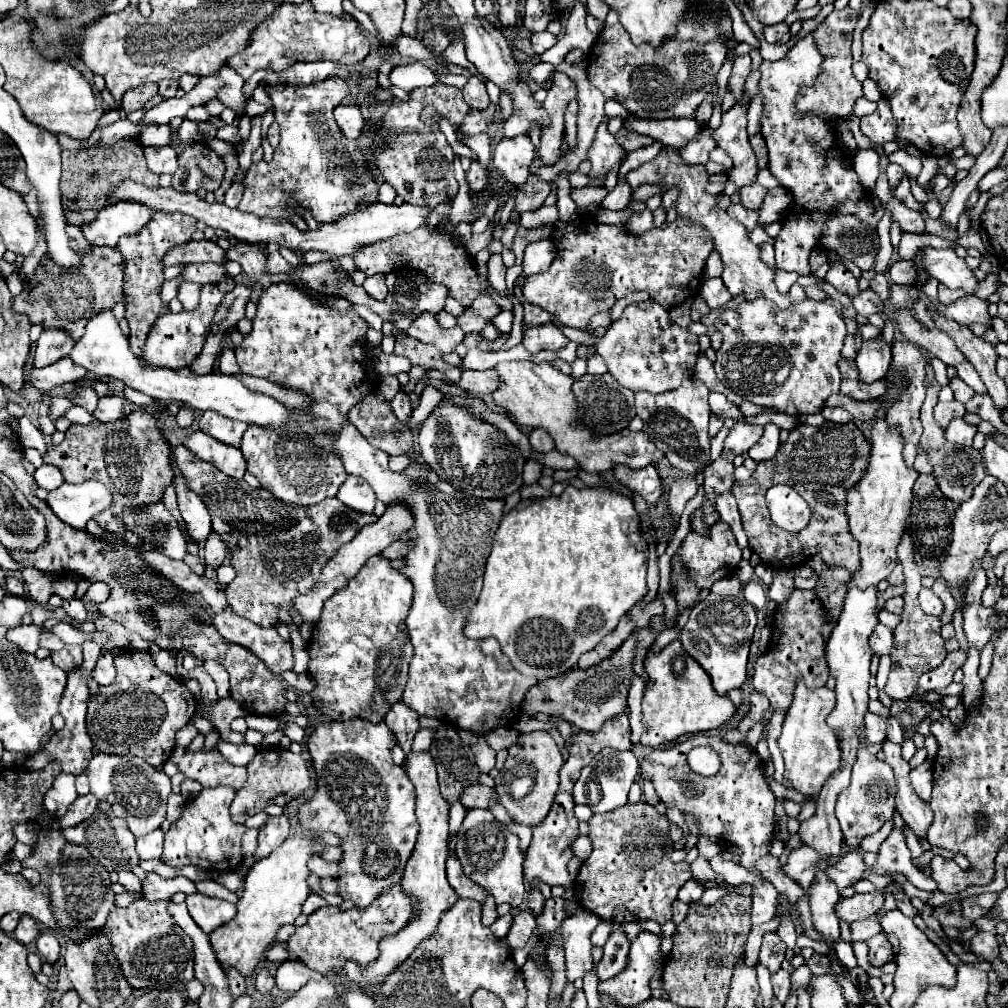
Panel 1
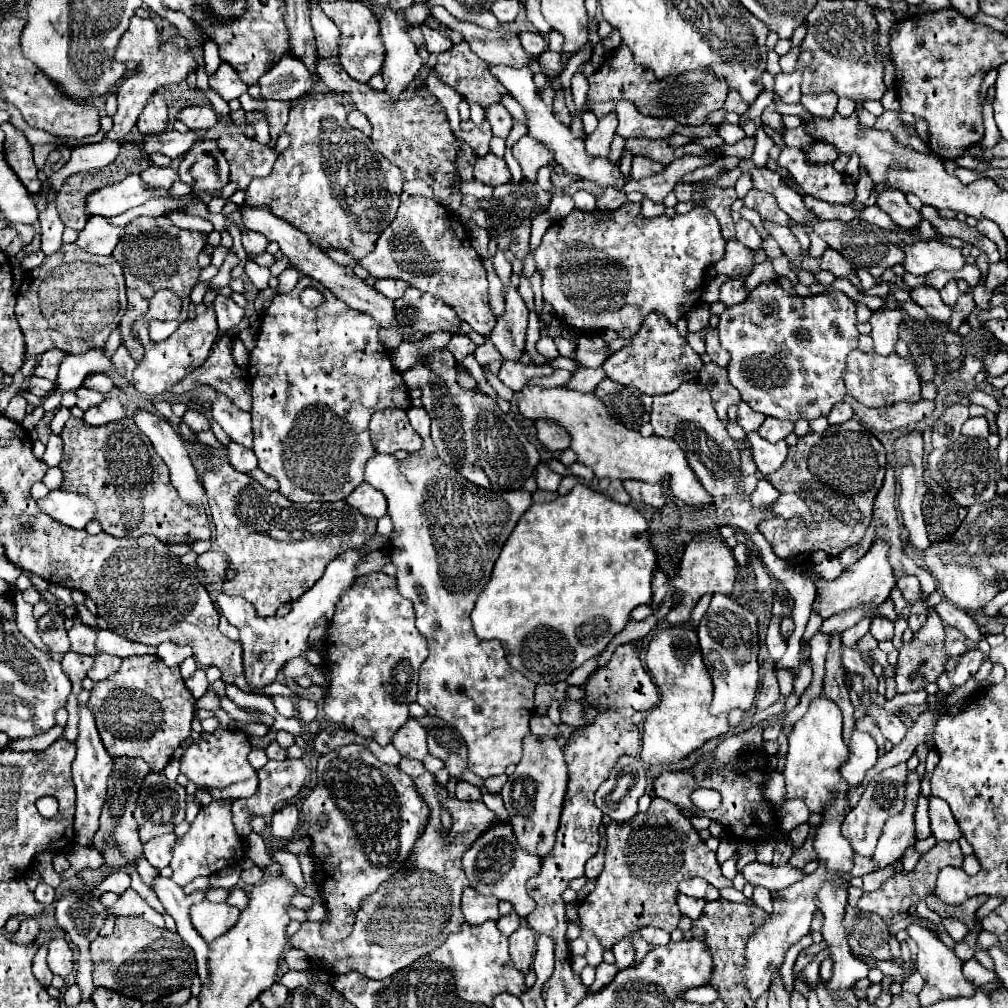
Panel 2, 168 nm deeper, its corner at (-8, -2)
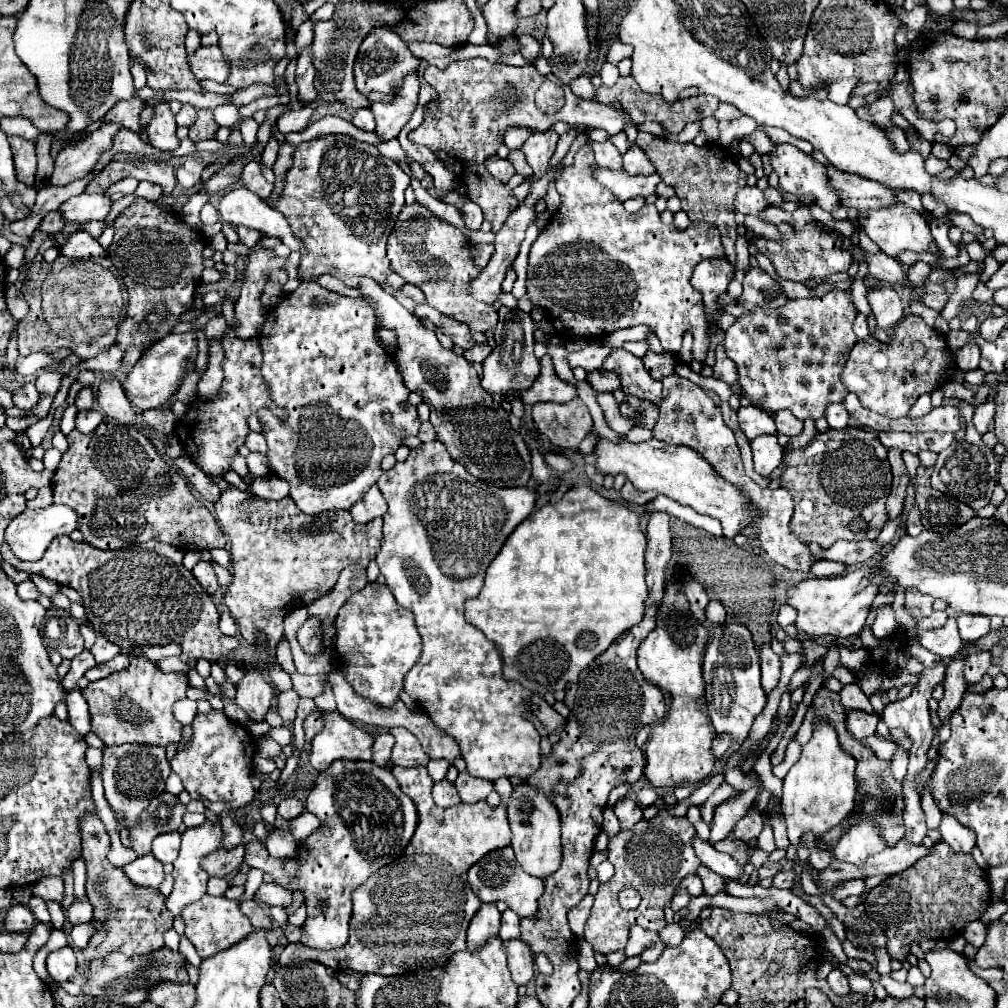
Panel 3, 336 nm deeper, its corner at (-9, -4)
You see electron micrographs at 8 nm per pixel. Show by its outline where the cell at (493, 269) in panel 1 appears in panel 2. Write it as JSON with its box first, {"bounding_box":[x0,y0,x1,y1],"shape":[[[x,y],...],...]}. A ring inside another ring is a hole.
{"bounding_box":[491,285,529,361],"shape":[[[509,285],[505,297],[505,313],[497,317],[497,325],[491,331],[491,341],[505,361],[519,361],[525,351],[525,331],[527,331],[529,311],[521,295]]]}

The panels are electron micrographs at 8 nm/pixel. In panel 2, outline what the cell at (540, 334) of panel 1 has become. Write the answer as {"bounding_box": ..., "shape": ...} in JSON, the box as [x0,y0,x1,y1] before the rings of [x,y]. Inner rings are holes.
{"bounding_box":[577,335,609,367],"shape":[[[581,335],[577,343],[577,359],[583,367],[601,367],[609,357],[609,347],[601,337]]]}

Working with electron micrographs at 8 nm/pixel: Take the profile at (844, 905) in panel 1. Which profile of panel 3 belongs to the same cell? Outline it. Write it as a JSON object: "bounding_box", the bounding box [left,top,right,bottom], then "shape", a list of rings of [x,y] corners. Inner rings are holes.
{"bounding_box":[864,841,990,961],"shape":[[[938,841],[928,857],[922,857],[906,871],[892,875],[892,883],[874,887],[864,901],[868,916],[884,927],[888,939],[886,949],[892,959],[904,961],[910,943],[924,937],[950,939],[958,935],[966,923],[980,919],[990,901],[990,883],[986,871],[968,853],[956,853],[944,841]]]}

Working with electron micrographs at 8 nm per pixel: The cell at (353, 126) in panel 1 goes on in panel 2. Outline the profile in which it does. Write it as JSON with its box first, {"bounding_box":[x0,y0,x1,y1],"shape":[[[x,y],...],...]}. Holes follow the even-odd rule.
{"bounding_box":[347,109,373,135],"shape":[[[353,109],[351,113],[349,113],[349,117],[347,117],[347,121],[355,127],[355,129],[359,129],[359,131],[363,131],[365,135],[371,135],[371,131],[373,131],[373,127],[371,127],[371,123],[369,123],[369,119],[361,113],[361,111],[357,111],[357,109]]]}

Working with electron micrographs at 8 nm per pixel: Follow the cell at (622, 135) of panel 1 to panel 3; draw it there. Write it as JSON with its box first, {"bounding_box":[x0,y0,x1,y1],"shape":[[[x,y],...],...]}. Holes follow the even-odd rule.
{"bounding_box":[638,131,746,265],"shape":[[[642,131],[638,133],[638,147],[650,157],[662,181],[674,187],[676,195],[682,201],[682,209],[688,213],[688,217],[700,219],[704,223],[710,221],[714,227],[718,227],[726,259],[734,265],[736,263],[734,241],[738,233],[732,203],[736,193],[746,185],[746,175],[738,169],[732,151],[716,143],[706,143],[702,147],[696,147],[694,143],[672,143],[668,139],[660,139]]]}

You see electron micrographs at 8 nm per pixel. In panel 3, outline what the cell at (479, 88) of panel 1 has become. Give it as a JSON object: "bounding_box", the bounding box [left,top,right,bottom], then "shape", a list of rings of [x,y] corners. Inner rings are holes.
{"bounding_box":[504,127,532,149],"shape":[[[508,127],[504,131],[504,145],[510,147],[510,149],[520,149],[522,143],[532,135],[530,129],[524,129],[524,127]]]}

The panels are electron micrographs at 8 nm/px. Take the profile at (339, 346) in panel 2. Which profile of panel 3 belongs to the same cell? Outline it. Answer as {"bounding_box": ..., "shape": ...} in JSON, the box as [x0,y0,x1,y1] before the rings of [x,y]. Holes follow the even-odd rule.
{"bounding_box":[258,281,420,513],"shape":[[[302,281],[298,289],[284,295],[282,301],[266,315],[262,333],[262,377],[268,387],[272,403],[286,411],[286,417],[276,417],[270,409],[260,409],[258,419],[262,423],[262,435],[268,443],[268,467],[270,471],[288,481],[290,497],[304,513],[322,513],[330,509],[350,509],[382,475],[380,461],[388,453],[396,453],[400,437],[418,435],[420,419],[416,407],[408,405],[408,387],[394,365],[394,360],[384,351],[376,339],[376,319],[370,305],[364,299],[352,299],[320,287],[316,281]],[[312,297],[328,301],[328,307],[312,309]],[[382,413],[392,415],[392,423],[384,423]],[[348,439],[348,447],[342,443]],[[340,455],[362,455],[362,467],[356,473],[334,471],[334,459]],[[318,463],[318,465],[316,465]],[[332,465],[332,467],[330,467]]]}

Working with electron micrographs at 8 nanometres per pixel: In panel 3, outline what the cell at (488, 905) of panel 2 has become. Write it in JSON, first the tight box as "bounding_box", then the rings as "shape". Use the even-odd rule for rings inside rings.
{"bounding_box":[468,903,500,951],"shape":[[[492,903],[480,905],[478,913],[474,913],[470,927],[468,927],[468,949],[474,951],[476,947],[482,947],[486,939],[498,935],[500,929],[500,911]]]}

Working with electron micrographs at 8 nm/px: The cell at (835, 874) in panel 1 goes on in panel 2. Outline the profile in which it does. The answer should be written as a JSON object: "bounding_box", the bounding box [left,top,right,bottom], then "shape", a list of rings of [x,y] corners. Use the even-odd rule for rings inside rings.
{"bounding_box":[875,771,921,867],"shape":[[[909,771],[905,781],[905,807],[899,815],[893,815],[887,819],[883,833],[879,837],[877,849],[875,849],[875,861],[879,867],[887,867],[889,863],[897,861],[907,847],[915,845],[915,809],[921,789],[921,775],[917,771]]]}

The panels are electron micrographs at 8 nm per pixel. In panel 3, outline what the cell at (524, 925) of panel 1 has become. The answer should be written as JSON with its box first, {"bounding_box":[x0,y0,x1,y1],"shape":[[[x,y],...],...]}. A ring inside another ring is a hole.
{"bounding_box":[506,939,534,985],"shape":[[[522,939],[506,941],[506,955],[508,967],[512,971],[512,979],[516,985],[526,985],[534,977],[534,953],[530,945]]]}

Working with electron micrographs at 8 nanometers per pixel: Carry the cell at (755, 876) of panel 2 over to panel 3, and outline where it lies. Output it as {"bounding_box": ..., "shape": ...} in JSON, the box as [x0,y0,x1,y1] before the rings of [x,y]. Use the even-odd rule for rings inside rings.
{"bounding_box":[694,837,744,879],"shape":[[[694,837],[694,851],[696,851],[698,859],[700,859],[708,869],[712,869],[714,873],[718,873],[718,875],[722,875],[722,877],[740,879],[742,873],[744,873],[744,867],[742,867],[734,857],[730,857],[728,853],[716,851],[710,843],[702,841],[700,837]]]}

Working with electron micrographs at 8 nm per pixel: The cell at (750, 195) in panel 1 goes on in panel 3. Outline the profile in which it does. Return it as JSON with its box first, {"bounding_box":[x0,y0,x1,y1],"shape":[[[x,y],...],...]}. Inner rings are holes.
{"bounding_box":[734,187,768,215],"shape":[[[744,187],[738,191],[736,201],[734,201],[734,209],[740,213],[750,213],[750,215],[760,215],[764,209],[768,207],[768,201],[764,197],[764,193],[758,187]]]}

